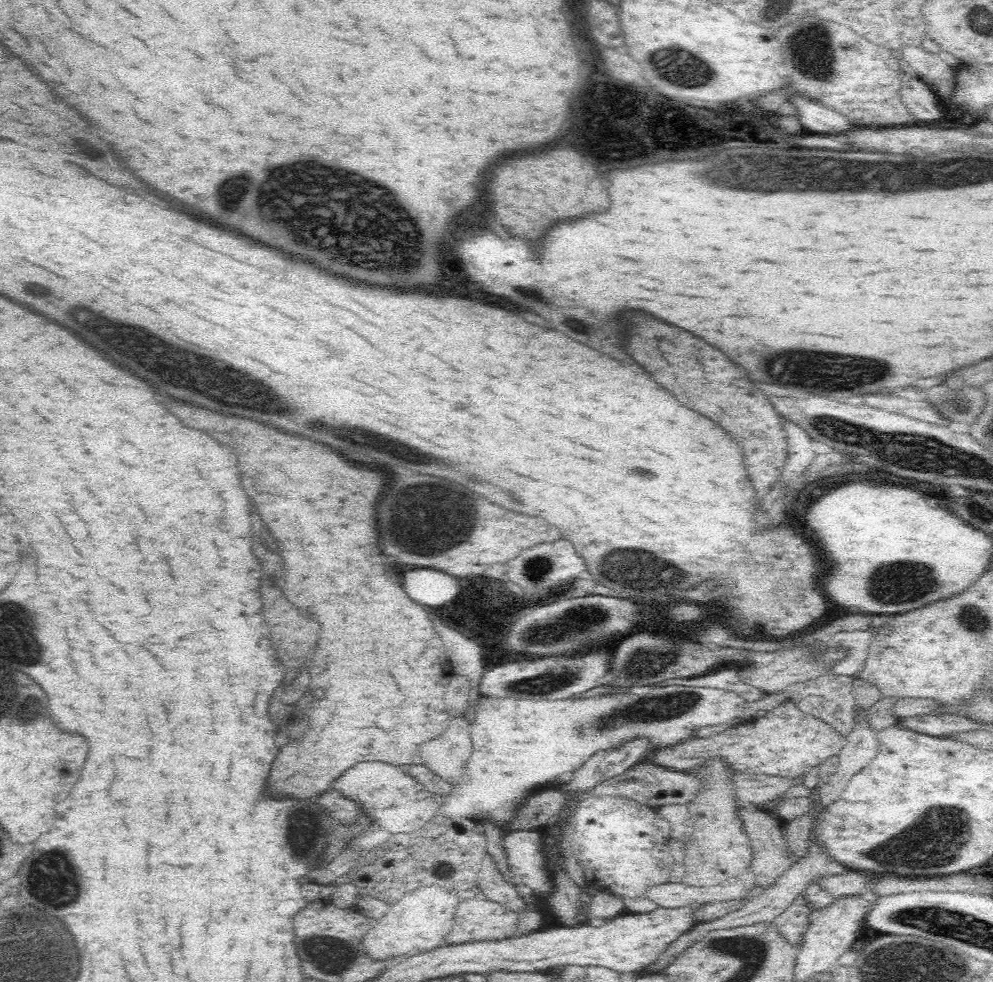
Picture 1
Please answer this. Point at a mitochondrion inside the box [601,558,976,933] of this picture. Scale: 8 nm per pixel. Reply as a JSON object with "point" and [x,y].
{"point":[933,843]}

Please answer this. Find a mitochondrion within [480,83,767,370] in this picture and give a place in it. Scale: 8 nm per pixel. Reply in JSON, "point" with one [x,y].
{"point":[525,297]}

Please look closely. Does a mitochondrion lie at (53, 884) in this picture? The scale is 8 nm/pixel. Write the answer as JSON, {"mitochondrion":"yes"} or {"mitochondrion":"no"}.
{"mitochondrion":"yes"}

